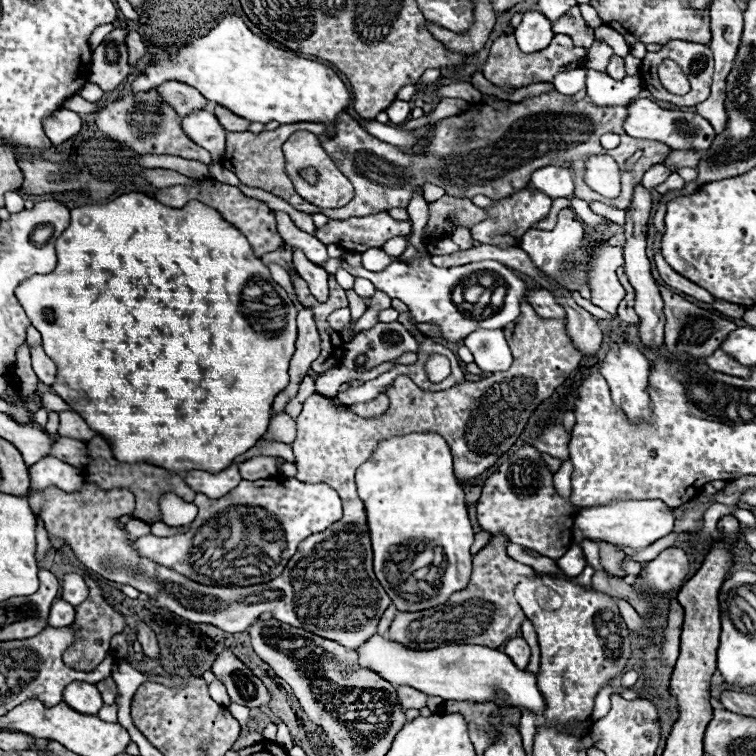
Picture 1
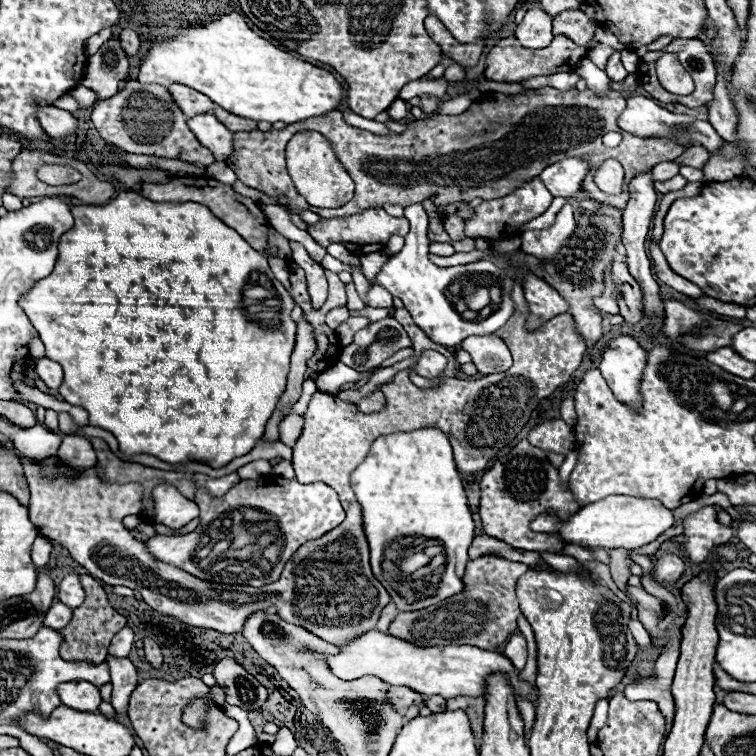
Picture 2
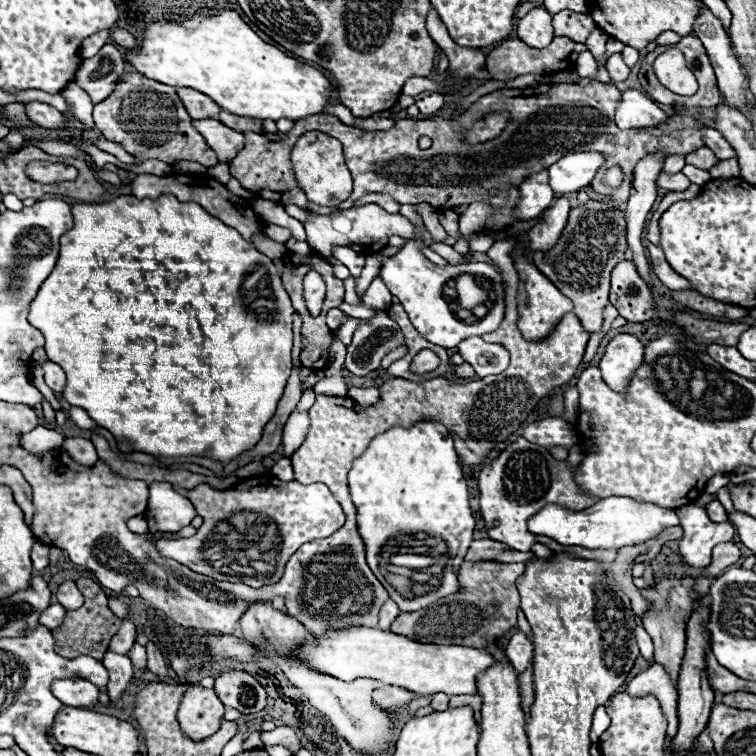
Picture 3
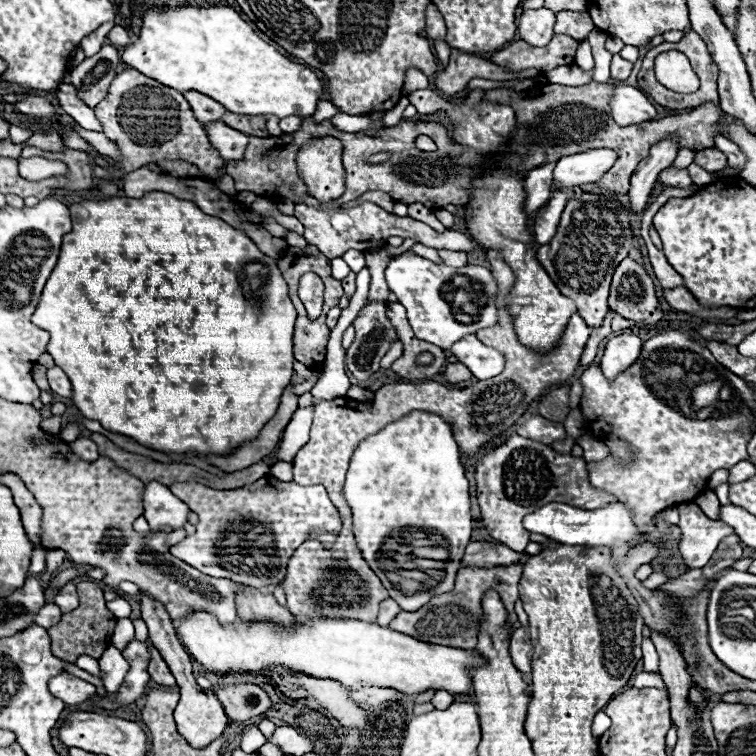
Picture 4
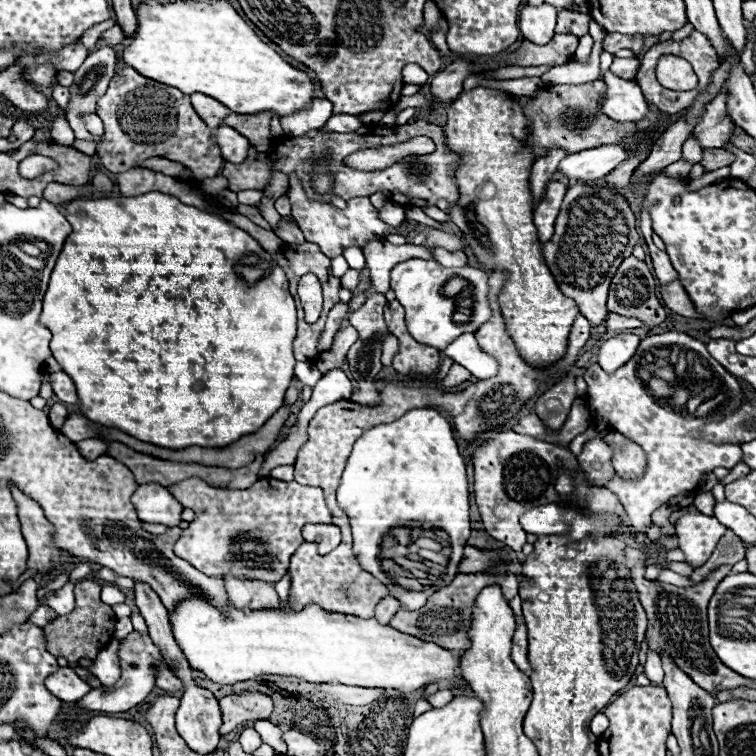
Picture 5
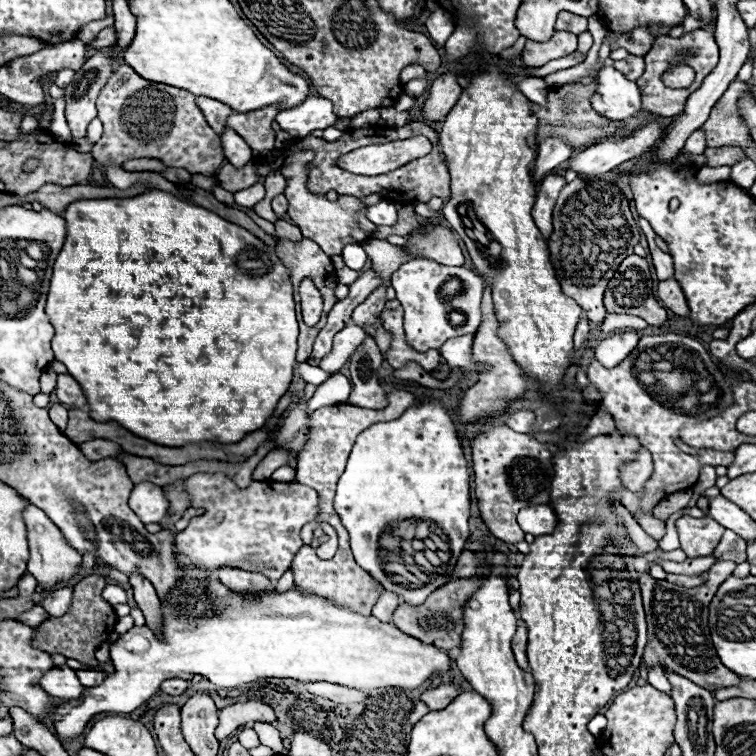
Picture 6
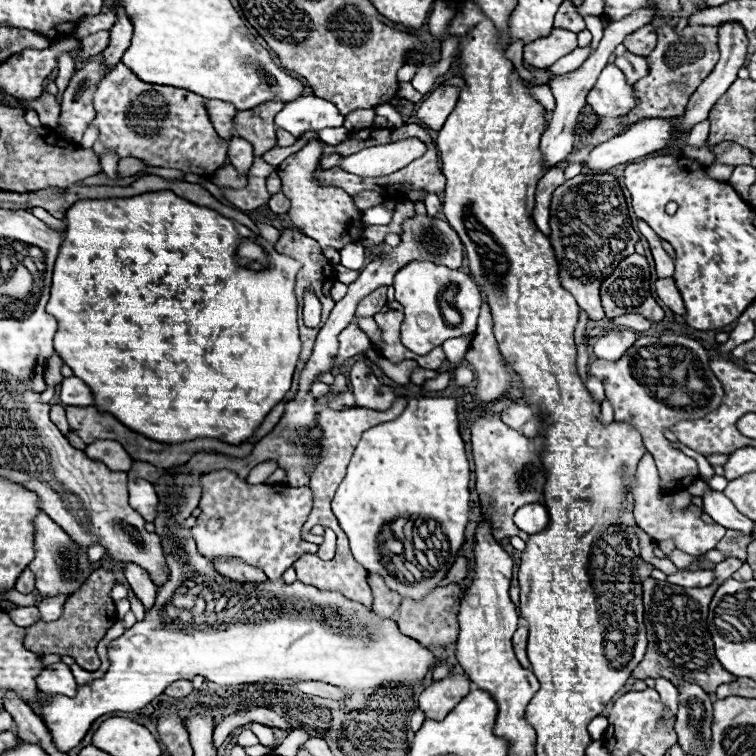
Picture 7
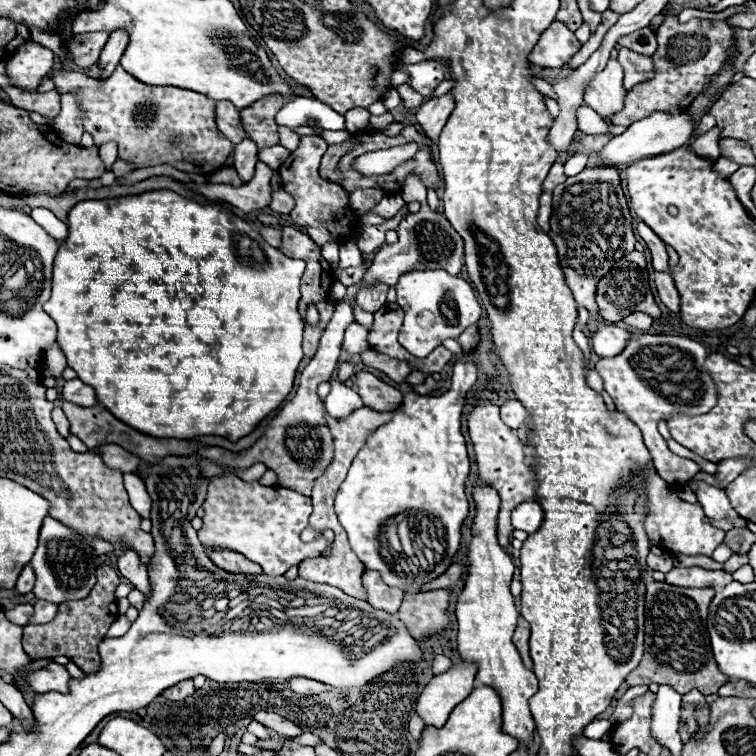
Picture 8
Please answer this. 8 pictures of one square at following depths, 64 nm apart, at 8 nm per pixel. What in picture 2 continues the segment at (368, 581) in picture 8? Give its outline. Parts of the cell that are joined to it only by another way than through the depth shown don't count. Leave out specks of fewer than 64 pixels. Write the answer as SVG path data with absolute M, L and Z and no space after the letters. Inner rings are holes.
M390 602L390 604L382 610L382 614L380 614L380 620L378 620L378 626L376 626L376 628L378 628L380 632L388 632L388 626L390 626L390 622L394 620L394 616L396 616L396 614L398 614L398 608Z

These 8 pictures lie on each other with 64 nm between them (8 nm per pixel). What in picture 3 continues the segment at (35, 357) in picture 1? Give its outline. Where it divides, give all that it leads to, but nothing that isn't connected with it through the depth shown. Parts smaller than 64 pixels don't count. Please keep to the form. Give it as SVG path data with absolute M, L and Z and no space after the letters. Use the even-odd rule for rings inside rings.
M44 362L42 364L42 370L44 370L44 378L46 378L46 384L54 390L54 392L62 392L62 388L66 386L66 374L64 370L54 364L54 362Z

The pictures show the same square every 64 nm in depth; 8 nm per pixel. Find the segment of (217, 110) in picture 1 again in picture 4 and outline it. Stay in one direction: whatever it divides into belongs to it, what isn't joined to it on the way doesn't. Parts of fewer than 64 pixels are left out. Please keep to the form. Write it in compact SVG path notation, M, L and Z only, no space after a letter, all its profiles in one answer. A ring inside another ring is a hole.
M226 112L222 116L222 122L234 130L248 134L248 136L268 136L264 116L234 116L232 112Z

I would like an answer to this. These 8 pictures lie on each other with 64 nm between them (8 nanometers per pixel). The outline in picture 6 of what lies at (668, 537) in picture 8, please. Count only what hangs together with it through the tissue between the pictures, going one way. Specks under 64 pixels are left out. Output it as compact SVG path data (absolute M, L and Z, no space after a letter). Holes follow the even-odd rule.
M640 448L636 452L634 460L620 466L622 484L636 492L642 490L642 486L646 484L650 474L652 474L652 458L650 458L650 452L646 452L646 448ZM652 512L646 514L646 516L640 516L640 518L638 518L638 524L640 524L654 540L660 540L660 538L664 536L664 532L666 532L666 526L664 526L662 522L658 522L658 520L652 516ZM682 516L676 520L676 530L680 536L682 550L688 554L688 558L698 558L714 552L726 528L722 528L710 516L706 518Z

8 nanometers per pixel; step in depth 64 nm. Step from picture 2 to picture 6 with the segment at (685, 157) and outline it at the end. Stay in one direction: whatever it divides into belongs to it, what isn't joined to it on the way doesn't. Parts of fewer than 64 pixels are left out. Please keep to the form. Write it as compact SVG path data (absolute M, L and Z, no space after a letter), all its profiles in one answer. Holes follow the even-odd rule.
M724 146L724 148L706 148L706 166L716 168L716 166L732 166L738 160L744 158L742 148L738 146Z

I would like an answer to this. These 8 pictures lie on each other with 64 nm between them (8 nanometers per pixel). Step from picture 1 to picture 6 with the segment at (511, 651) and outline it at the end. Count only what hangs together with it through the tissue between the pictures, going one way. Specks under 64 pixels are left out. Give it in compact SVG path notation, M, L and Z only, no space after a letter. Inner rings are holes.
M520 620L518 622L518 630L516 630L516 636L512 640L512 648L514 648L514 658L518 662L518 666L526 672L530 672L530 666L528 666L528 660L526 660L526 624Z

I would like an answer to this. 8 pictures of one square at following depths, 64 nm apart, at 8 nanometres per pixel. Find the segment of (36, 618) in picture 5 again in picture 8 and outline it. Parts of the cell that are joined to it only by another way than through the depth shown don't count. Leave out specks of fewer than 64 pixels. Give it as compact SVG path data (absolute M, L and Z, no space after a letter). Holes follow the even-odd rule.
M18 604L14 606L12 610L6 610L6 616L12 624L18 624L18 626L26 626L30 622L30 616L34 614L34 608L30 604Z

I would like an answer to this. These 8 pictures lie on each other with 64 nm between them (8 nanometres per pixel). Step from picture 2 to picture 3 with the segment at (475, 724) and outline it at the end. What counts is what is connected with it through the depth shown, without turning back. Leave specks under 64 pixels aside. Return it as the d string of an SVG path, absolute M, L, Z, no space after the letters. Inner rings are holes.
M478 694L474 696L452 696L450 698L450 708L454 706L470 706L474 710L474 718L476 722L480 720L480 706L482 706L482 698Z

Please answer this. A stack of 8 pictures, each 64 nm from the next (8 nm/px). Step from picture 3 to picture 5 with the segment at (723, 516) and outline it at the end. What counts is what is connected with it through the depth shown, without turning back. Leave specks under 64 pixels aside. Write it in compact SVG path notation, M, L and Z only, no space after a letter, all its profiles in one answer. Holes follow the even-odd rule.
M704 492L704 494L698 494L696 498L694 498L694 502L692 502L702 514L706 514L706 516L714 516L714 504L716 504L716 500L714 500L714 496L712 496L712 492Z

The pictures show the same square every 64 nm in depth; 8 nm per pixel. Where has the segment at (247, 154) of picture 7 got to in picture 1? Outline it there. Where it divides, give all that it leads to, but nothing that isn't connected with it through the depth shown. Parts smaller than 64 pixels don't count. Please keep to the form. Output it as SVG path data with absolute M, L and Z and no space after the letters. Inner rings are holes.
M194 110L184 116L180 122L182 130L194 140L198 146L206 148L212 154L212 160L218 162L226 148L226 130L218 124L216 116L208 110Z

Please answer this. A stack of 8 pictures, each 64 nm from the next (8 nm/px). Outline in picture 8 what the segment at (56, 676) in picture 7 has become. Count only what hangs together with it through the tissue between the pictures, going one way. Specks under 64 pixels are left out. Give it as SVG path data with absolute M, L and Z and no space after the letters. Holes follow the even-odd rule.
M52 662L46 668L32 672L28 678L30 678L28 682L30 688L38 694L44 694L44 692L68 692L68 684L72 676L62 664Z

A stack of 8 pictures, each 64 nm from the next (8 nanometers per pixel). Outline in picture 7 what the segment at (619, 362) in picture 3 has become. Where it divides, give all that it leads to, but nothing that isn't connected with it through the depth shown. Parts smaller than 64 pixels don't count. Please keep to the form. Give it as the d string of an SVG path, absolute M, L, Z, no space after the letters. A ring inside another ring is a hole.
M610 330L596 340L594 354L600 360L610 360L610 362L620 360L626 354L626 348L634 344L634 340L638 340L638 336L630 330Z

